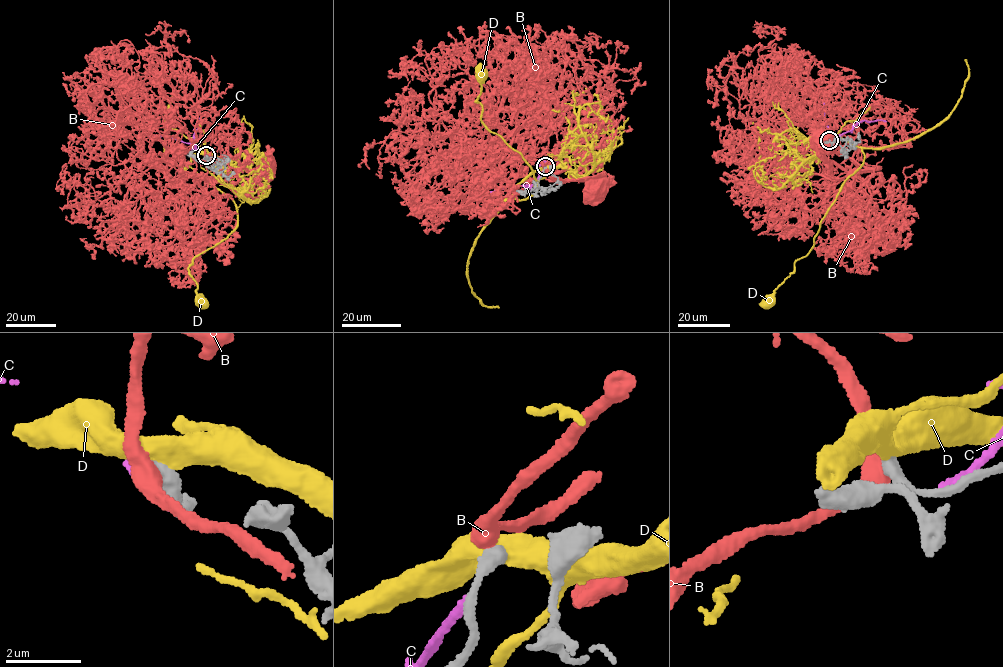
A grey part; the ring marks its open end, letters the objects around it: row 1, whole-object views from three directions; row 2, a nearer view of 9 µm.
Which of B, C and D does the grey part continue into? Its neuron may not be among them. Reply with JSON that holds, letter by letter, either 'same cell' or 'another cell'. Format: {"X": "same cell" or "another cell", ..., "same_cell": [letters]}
{"B": "same cell", "C": "another cell", "D": "another cell", "same_cell": ["B"]}

